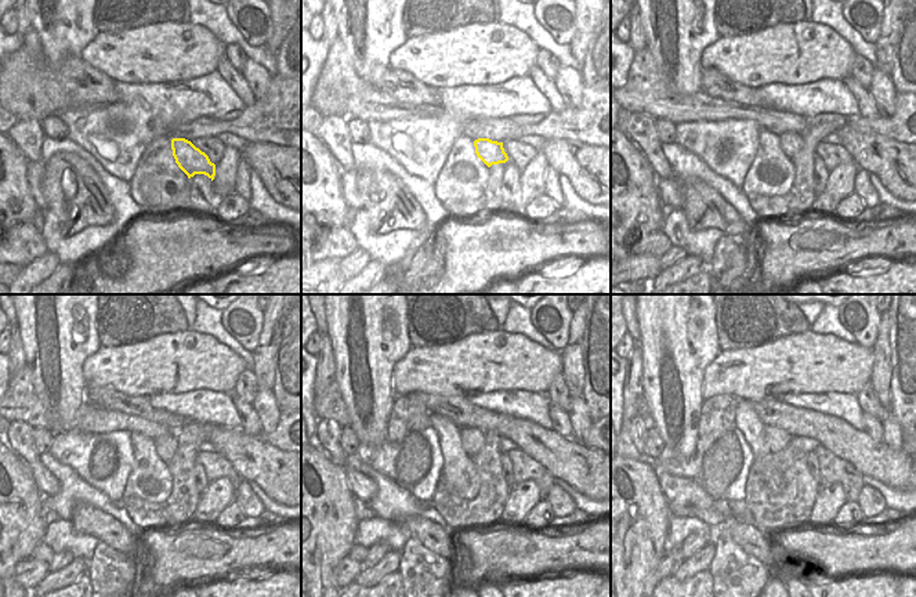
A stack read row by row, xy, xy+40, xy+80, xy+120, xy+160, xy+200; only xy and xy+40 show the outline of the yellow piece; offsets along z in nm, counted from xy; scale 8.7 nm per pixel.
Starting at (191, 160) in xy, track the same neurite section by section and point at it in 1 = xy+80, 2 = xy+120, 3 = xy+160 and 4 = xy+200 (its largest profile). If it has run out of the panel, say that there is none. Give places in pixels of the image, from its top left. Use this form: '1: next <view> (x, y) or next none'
1: next xy+80 (790, 143)
2: next xy+120 (166, 445)
3: next xy+160 (471, 440)
4: next xy+200 (775, 438)

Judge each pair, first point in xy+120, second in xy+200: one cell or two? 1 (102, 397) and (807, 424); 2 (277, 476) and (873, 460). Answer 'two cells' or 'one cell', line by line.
1: one cell
2: one cell

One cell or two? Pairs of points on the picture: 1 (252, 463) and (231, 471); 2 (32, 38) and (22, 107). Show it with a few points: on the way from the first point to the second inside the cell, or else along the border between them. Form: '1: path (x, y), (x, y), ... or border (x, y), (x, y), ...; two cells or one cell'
1: border (216, 451), (243, 478); two cells
2: border (22, 47), (36, 61), (44, 61); two cells

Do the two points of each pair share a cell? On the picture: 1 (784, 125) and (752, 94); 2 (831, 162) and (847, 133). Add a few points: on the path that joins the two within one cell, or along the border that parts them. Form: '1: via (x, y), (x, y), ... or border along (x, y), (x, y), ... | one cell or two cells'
1: border along (735, 101), (767, 109) | two cells
2: border along (840, 144), (854, 160) | two cells

